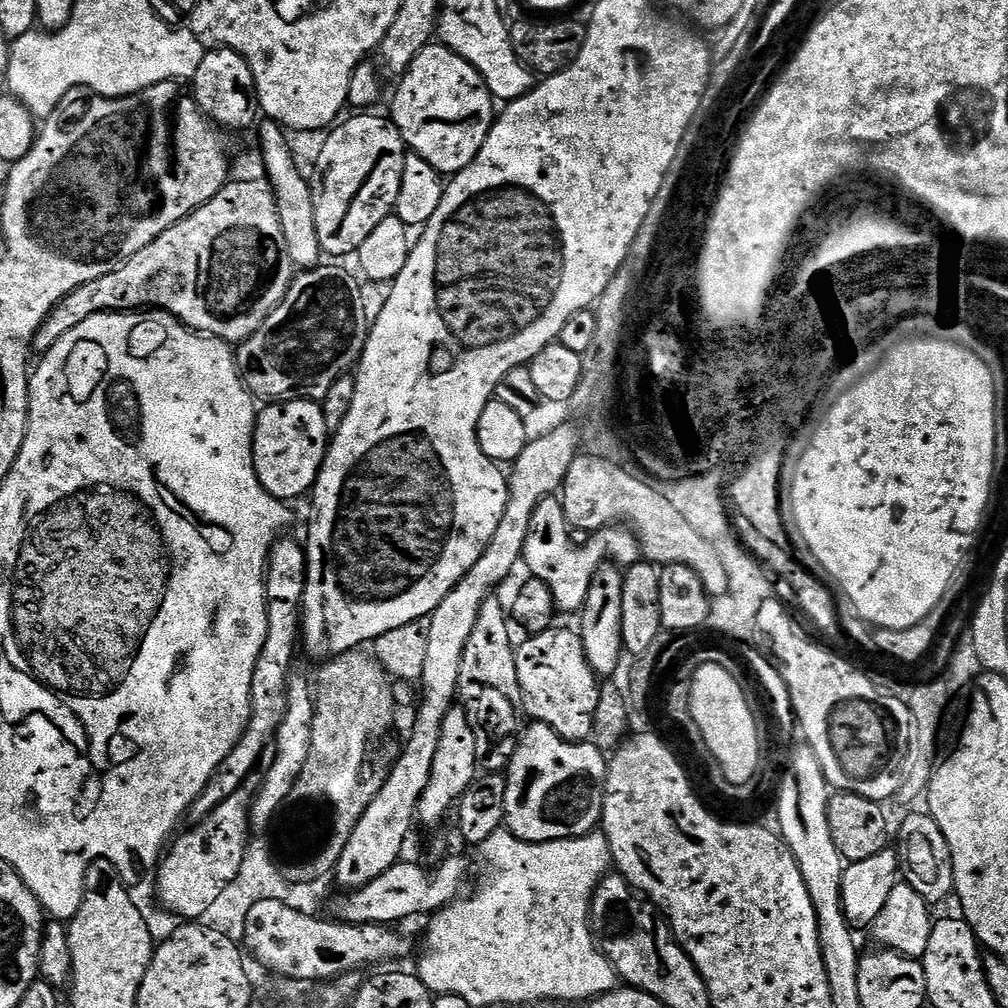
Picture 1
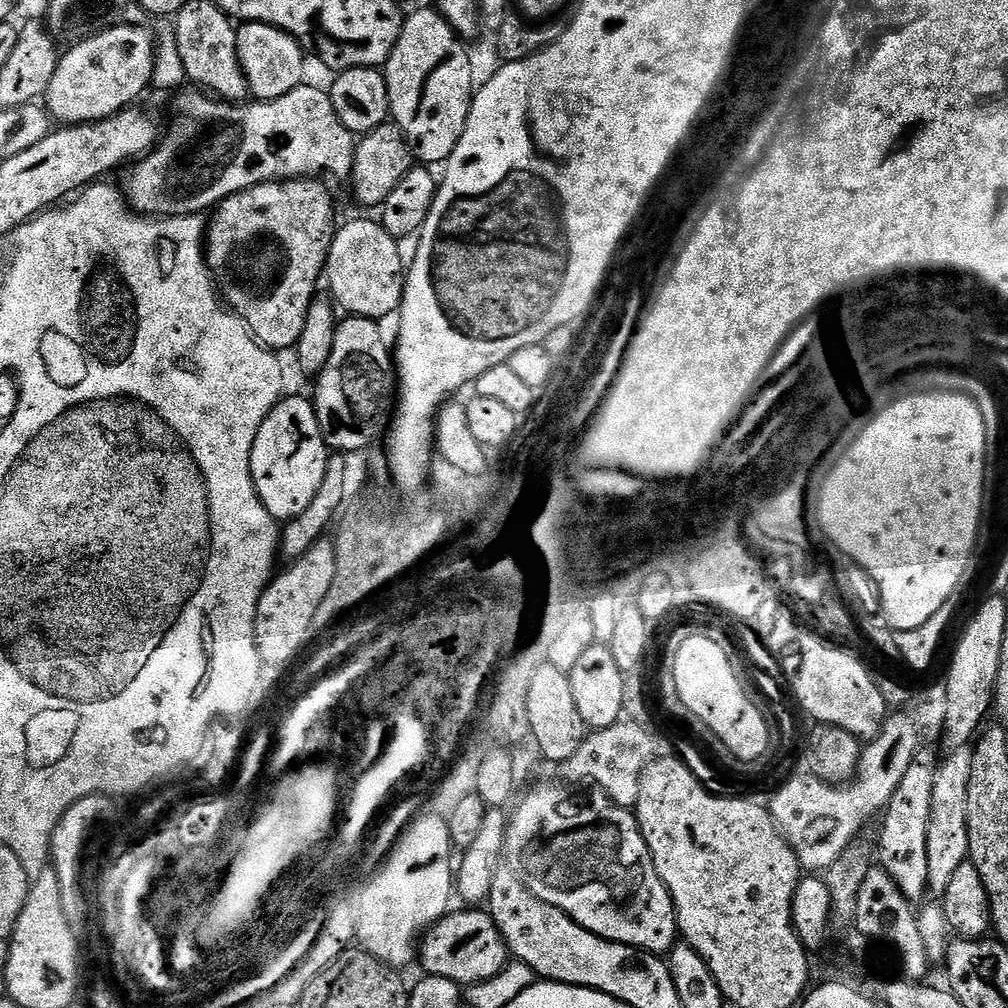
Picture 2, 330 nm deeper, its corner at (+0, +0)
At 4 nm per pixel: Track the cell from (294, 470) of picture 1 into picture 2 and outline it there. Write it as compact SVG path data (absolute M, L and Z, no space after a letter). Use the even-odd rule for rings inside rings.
M285 395L262 422L250 458L252 481L258 498L276 521L293 520L312 505L318 486L322 486L322 478L326 478L329 455L330 450L322 438L316 417L315 403L300 396Z

